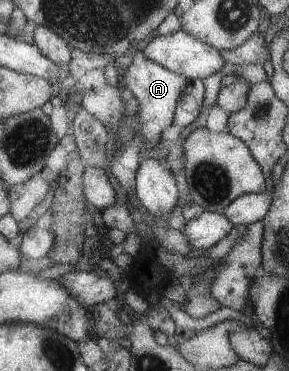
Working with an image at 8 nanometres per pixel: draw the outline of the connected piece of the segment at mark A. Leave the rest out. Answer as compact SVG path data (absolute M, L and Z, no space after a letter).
M137 50L137 54L131 57L128 67L121 86L127 87L138 98L139 111L135 118L137 134L141 135L146 143L155 146L161 140L163 132L171 128L179 97L187 88L190 79L153 62L140 50Z

